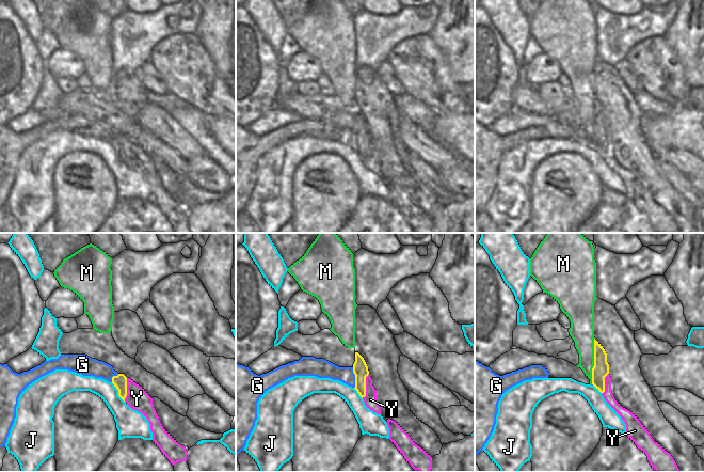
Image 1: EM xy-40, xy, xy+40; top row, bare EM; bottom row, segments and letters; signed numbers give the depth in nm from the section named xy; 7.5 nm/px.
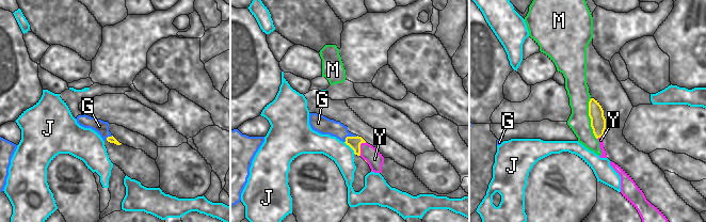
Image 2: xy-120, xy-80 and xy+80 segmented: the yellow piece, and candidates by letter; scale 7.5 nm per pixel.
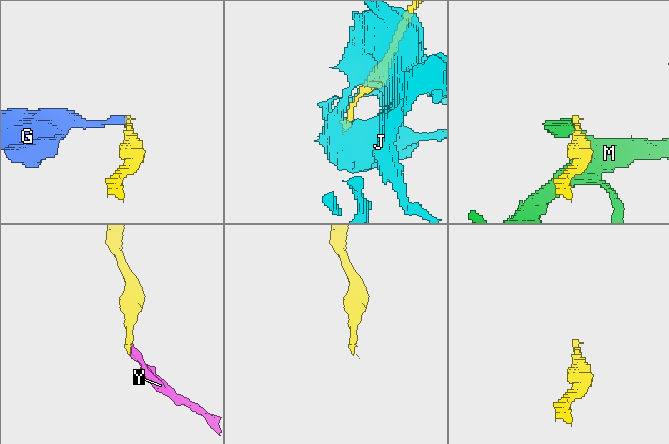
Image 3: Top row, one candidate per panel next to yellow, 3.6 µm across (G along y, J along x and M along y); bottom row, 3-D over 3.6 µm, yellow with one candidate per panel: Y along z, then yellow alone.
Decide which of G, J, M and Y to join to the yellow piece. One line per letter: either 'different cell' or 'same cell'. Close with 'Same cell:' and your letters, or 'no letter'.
G: different cell
J: different cell
M: different cell
Y: different cell
Same cell: no letter

